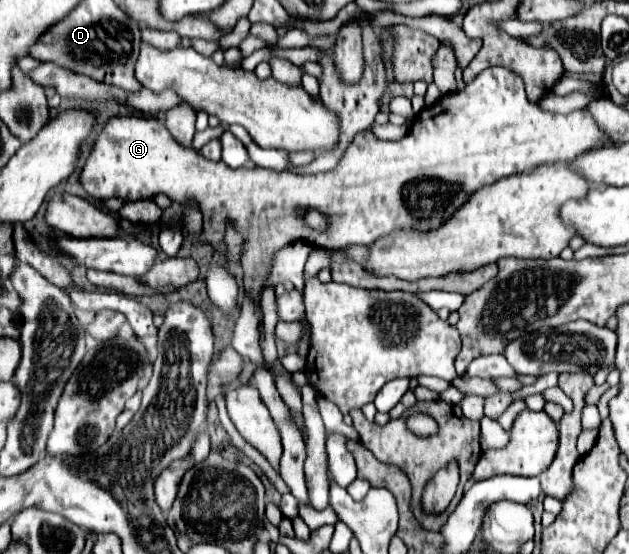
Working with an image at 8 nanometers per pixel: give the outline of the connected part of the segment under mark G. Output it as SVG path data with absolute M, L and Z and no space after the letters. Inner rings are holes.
M487 68L483 70L471 84L467 84L467 88L463 92L453 92L453 94L445 94L441 98L441 104L433 104L433 106L427 106L423 108L411 122L409 126L409 132L407 136L403 136L401 140L379 140L371 130L363 130L359 132L353 142L349 144L349 148L345 150L343 158L341 158L341 164L337 164L335 170L329 170L329 172L319 172L319 174L311 174L311 176L301 176L301 174L293 174L293 172L277 172L277 170L271 170L271 168L229 168L223 160L219 162L213 162L213 160L205 160L197 150L193 148L185 148L181 144L177 144L171 136L171 132L165 128L165 124L157 118L143 118L143 116L113 116L107 120L107 124L103 126L101 134L97 136L97 140L93 142L93 148L91 148L91 154L83 166L83 170L79 172L79 182L81 186L85 188L85 192L89 196L95 196L95 198L123 198L123 200L141 200L141 198L153 198L157 194L165 194L169 196L171 200L179 202L181 208L187 208L191 202L197 204L197 208L201 210L203 214L203 220L207 224L207 238L217 242L221 238L221 230L223 230L223 224L227 218L235 220L235 224L241 226L241 230L245 230L247 234L247 250L245 254L241 256L241 266L243 266L243 288L245 288L245 294L251 294L255 298L255 304L259 304L259 294L265 286L265 280L269 276L269 268L271 268L271 262L273 262L273 256L275 252L279 252L283 246L291 244L291 242L297 242L297 240L305 240L317 248L329 248L329 250L335 250L335 248L347 248L347 246L355 246L355 244L361 244L361 246L369 246L373 244L377 238L393 232L393 230L399 230L399 228L413 228L413 230L433 230L433 228L439 228L447 218L453 216L453 212L457 212L457 208L465 202L465 198L469 194L473 194L477 188L485 186L485 184L493 184L495 180L503 178L503 176L509 176L509 174L525 174L525 172L533 172L533 168L541 166L541 164L553 164L553 162L571 162L573 158L577 158L579 154L591 150L591 148L597 148L601 144L611 144L607 134L601 132L595 124L595 120L589 116L589 112L585 110L577 110L577 112L571 112L571 114L551 114L551 112L543 112L537 104L531 104L525 96L525 88L523 88L523 82L507 68ZM297 206L303 206L303 208L317 208L321 212L325 212L329 216L329 228L325 232L317 232L317 230L311 230L311 228L305 228L305 224L295 216L295 208Z

